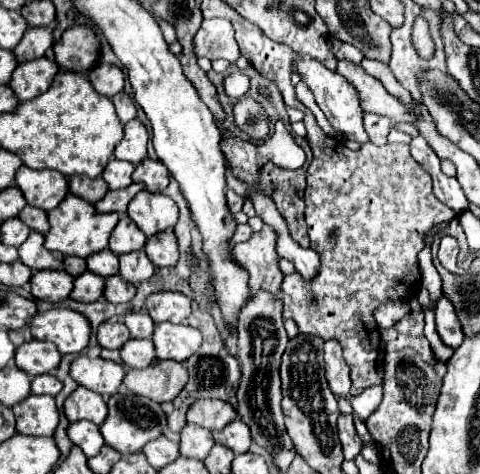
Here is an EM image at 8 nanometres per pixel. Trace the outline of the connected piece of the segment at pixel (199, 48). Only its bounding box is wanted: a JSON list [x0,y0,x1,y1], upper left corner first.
[194,18,240,62]

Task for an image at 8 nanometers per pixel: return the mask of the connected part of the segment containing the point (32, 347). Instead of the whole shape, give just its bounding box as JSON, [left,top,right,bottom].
[16,340,60,376]

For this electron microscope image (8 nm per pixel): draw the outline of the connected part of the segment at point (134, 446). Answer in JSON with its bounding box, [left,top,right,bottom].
[100,394,166,454]

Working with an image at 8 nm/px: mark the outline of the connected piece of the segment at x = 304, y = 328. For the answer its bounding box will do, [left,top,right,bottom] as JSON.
[282,112,454,396]

